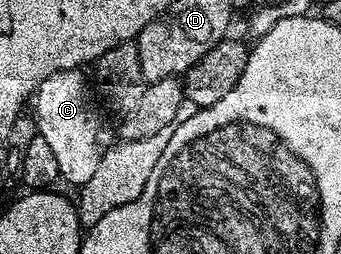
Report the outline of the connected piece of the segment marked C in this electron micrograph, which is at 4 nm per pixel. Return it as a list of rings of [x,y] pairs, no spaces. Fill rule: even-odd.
[[[79,68],[55,72],[50,74],[50,78],[46,78],[46,82],[40,84],[39,90],[34,94],[34,117],[39,135],[46,138],[50,150],[54,150],[61,177],[65,181],[68,179],[75,186],[90,181],[94,170],[114,140],[113,129],[112,132],[108,129],[103,114],[96,109],[97,101],[90,87],[89,77],[87,80],[84,74]]]

